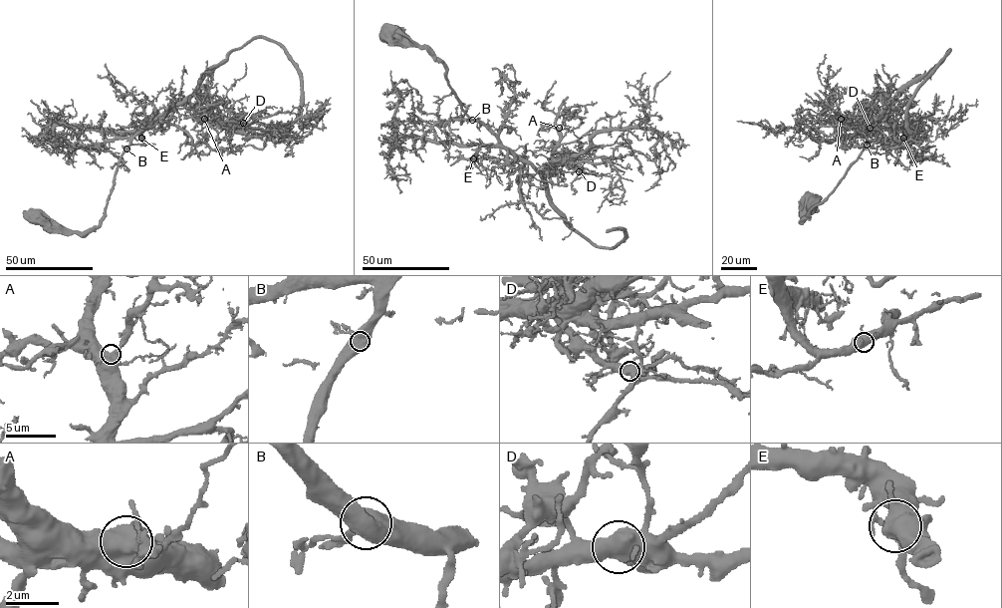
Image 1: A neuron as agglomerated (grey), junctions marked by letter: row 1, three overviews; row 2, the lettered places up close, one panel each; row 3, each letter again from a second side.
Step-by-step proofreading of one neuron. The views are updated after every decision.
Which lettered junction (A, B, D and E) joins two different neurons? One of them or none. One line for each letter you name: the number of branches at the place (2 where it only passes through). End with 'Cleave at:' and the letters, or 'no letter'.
Cleave at: no letter

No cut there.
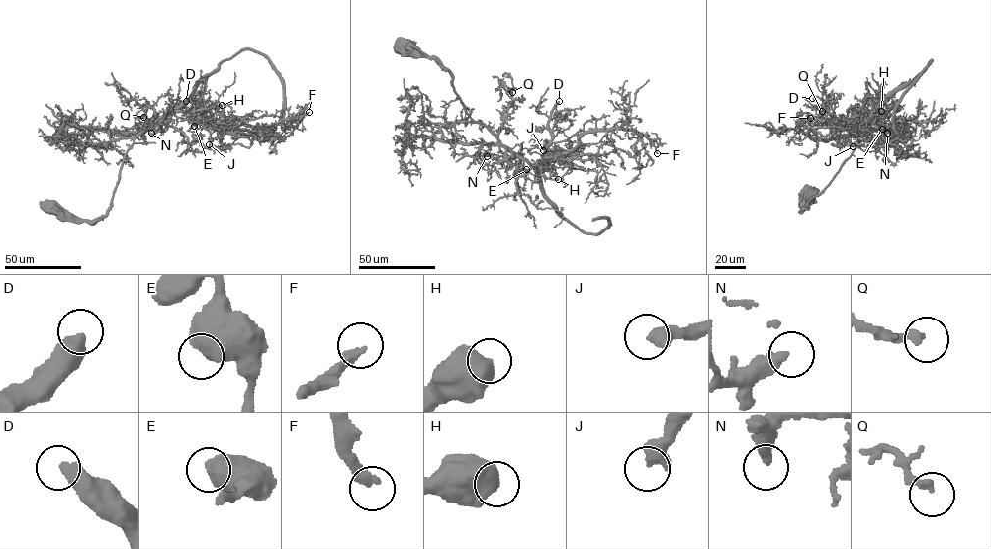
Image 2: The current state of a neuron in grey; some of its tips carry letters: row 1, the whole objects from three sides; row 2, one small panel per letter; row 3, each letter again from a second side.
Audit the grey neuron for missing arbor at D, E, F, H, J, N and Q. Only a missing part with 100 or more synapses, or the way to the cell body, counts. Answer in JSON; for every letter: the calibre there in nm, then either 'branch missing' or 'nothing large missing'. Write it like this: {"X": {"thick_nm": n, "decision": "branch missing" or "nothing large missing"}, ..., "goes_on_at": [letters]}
{"D": {"thick_nm": 480, "decision": "branch missing"}, "E": {"thick_nm": 750, "decision": "nothing large missing"}, "F": {"thick_nm": 320, "decision": "nothing large missing"}, "H": {"thick_nm": 750, "decision": "nothing large missing"}, "J": {"thick_nm": 480, "decision": "nothing large missing"}, "N": {"thick_nm": 380, "decision": "nothing large missing"}, "Q": {"thick_nm": 280, "decision": "nothing large missing"}, "goes_on_at": ["D"]}

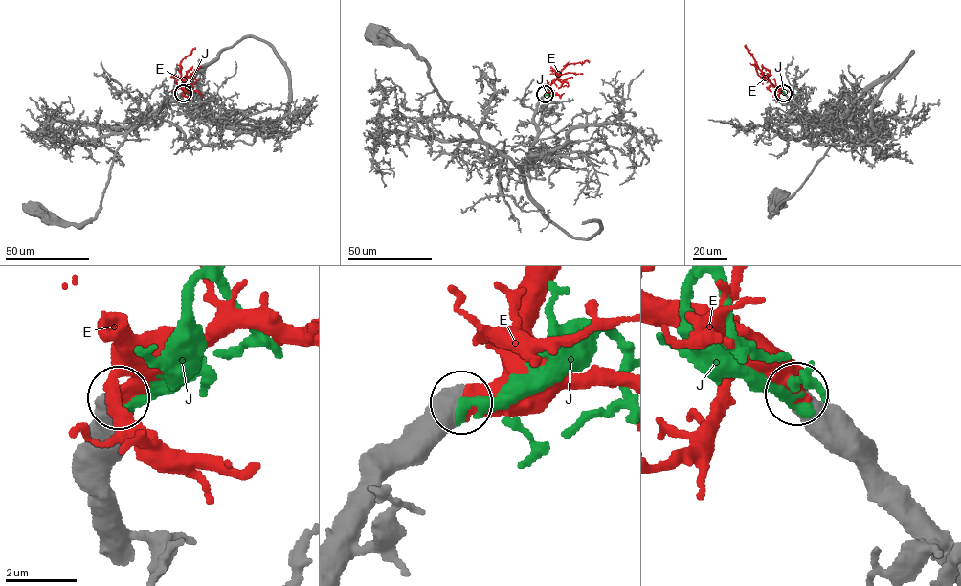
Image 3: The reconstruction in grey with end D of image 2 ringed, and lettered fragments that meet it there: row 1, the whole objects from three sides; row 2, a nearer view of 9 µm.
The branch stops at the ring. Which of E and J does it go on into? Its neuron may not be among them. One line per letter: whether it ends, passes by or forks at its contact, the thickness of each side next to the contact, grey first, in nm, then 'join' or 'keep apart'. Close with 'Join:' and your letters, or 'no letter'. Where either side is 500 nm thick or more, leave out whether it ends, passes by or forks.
E: 650/600 nm | join
J: 750/300 nm | keep apart
Join: E

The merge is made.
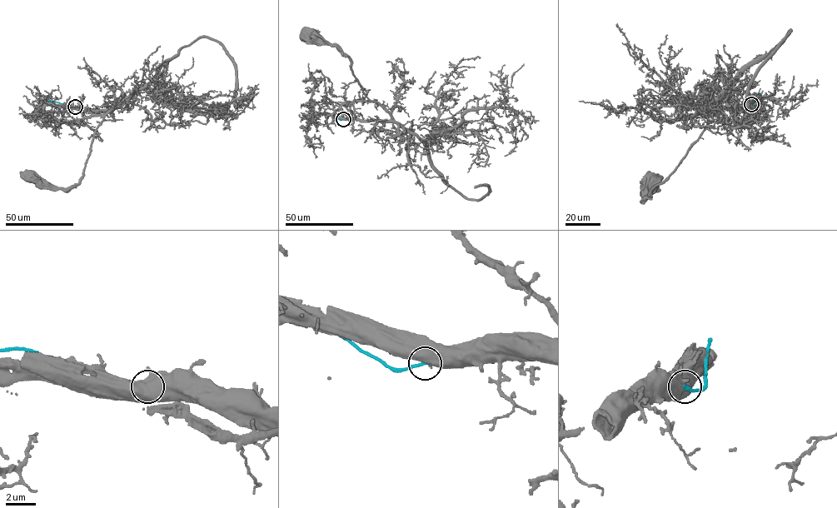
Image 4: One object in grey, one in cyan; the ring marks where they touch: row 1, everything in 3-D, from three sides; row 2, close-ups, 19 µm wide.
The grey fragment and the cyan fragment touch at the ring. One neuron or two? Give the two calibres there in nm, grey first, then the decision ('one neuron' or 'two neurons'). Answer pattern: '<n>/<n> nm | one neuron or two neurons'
550/240 nm | two neurons

